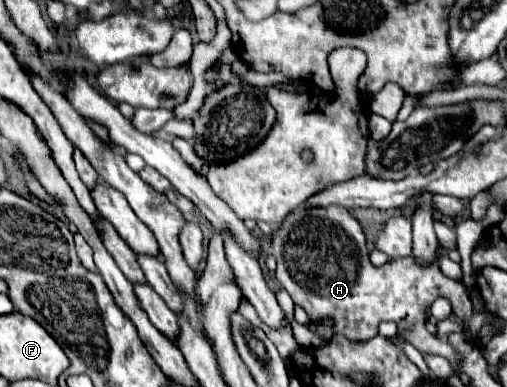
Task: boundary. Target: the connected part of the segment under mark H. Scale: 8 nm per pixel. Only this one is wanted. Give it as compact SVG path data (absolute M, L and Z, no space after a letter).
M301 206L287 214L281 226L269 236L269 242L277 258L275 276L293 302L303 306L311 320L331 316L335 320L333 330L349 336L349 340L371 340L379 322L391 320L397 324L397 334L419 352L435 354L433 336L421 322L425 320L425 310L431 308L437 298L447 298L451 304L471 308L473 314L473 304L465 286L447 278L439 268L439 258L445 254L441 244L431 264L419 264L411 254L389 260L383 266L373 266L361 224L341 206Z

